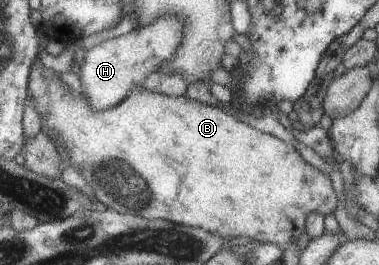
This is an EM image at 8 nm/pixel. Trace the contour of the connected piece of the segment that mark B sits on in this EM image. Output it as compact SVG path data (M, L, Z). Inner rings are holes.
M34 61L31 64L27 80L28 99L32 101L32 106L38 113L42 133L54 140L59 148L62 148L66 154L66 160L79 175L83 176L84 182L91 188L94 197L99 200L107 209L119 212L120 214L133 213L147 219L159 218L183 224L184 226L193 226L211 232L213 235L222 237L226 243L231 237L249 237L253 243L265 242L277 244L281 249L286 248L288 243L297 241L299 234L304 231L305 218L312 211L319 212L323 217L333 213L337 205L337 197L331 188L329 175L324 175L315 167L307 164L299 155L299 152L291 147L284 140L276 138L273 134L259 131L257 128L241 122L231 114L224 113L217 106L201 104L197 100L192 100L183 95L168 96L149 90L143 90L139 87L134 88L119 103L113 107L104 110L92 110L90 103L83 97L75 99L73 90L74 84L70 79L62 77L61 74L45 68L41 62Z

